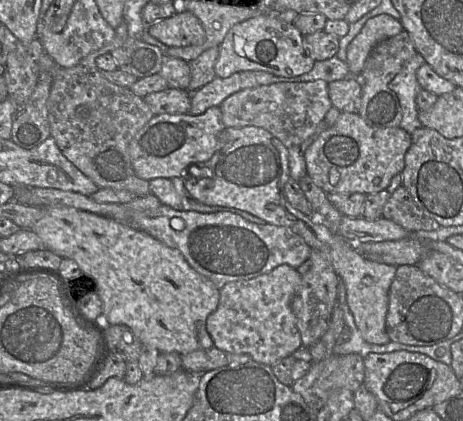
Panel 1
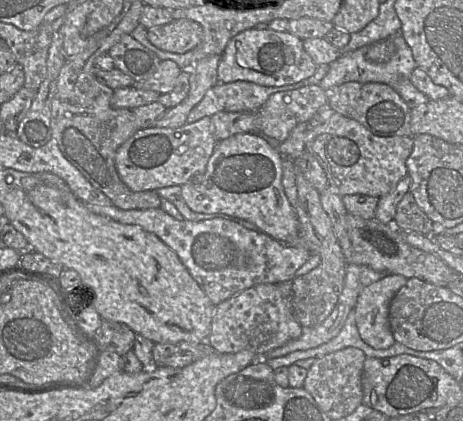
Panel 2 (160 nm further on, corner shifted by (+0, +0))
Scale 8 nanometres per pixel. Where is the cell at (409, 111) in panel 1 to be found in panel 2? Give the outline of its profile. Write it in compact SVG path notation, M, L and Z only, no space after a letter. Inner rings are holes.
M401 31L399 34L391 37L391 39L395 45L395 53L388 62L374 63L367 60L365 56L367 46L352 52L343 52L337 60L329 64L329 71L320 81L319 86L327 91L347 82L359 82L362 85L369 82L378 82L387 84L394 89L395 81L407 78L410 79L413 70L417 67L411 48L401 35Z

